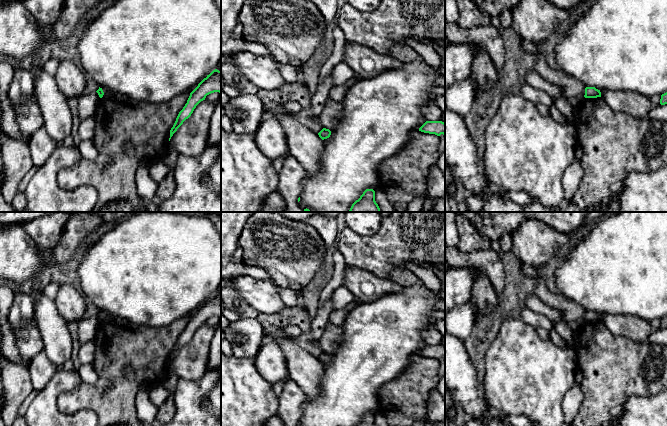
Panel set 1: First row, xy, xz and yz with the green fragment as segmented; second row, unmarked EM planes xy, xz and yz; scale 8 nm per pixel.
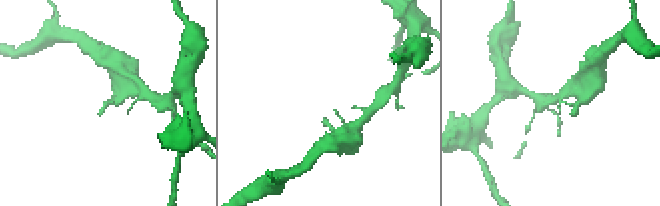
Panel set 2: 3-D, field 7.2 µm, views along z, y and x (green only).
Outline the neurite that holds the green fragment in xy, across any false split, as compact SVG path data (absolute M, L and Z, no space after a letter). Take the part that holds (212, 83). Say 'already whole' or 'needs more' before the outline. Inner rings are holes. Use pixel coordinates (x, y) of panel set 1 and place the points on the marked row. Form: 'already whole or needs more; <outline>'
already whole; M217 69L213 70L209 75L207 75L207 77L204 78L190 93L187 103L179 112L174 125L170 130L169 141L183 122L191 116L196 106L201 101L205 100L207 95L214 92L221 93L221 71Z

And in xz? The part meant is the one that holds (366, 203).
already whole; M366 189L358 200L356 200L349 212L381 212L375 201L375 191Z

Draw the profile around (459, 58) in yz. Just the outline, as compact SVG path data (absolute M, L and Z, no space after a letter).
M450 44L445 47L445 91L455 82L470 77L478 51L476 44Z

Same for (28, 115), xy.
M23 96L18 105L11 106L20 131L31 137L38 129L44 126L42 112L35 97Z

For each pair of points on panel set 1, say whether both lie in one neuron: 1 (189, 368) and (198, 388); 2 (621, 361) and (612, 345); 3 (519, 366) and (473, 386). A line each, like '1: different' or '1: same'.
1: different
2: same
3: different

